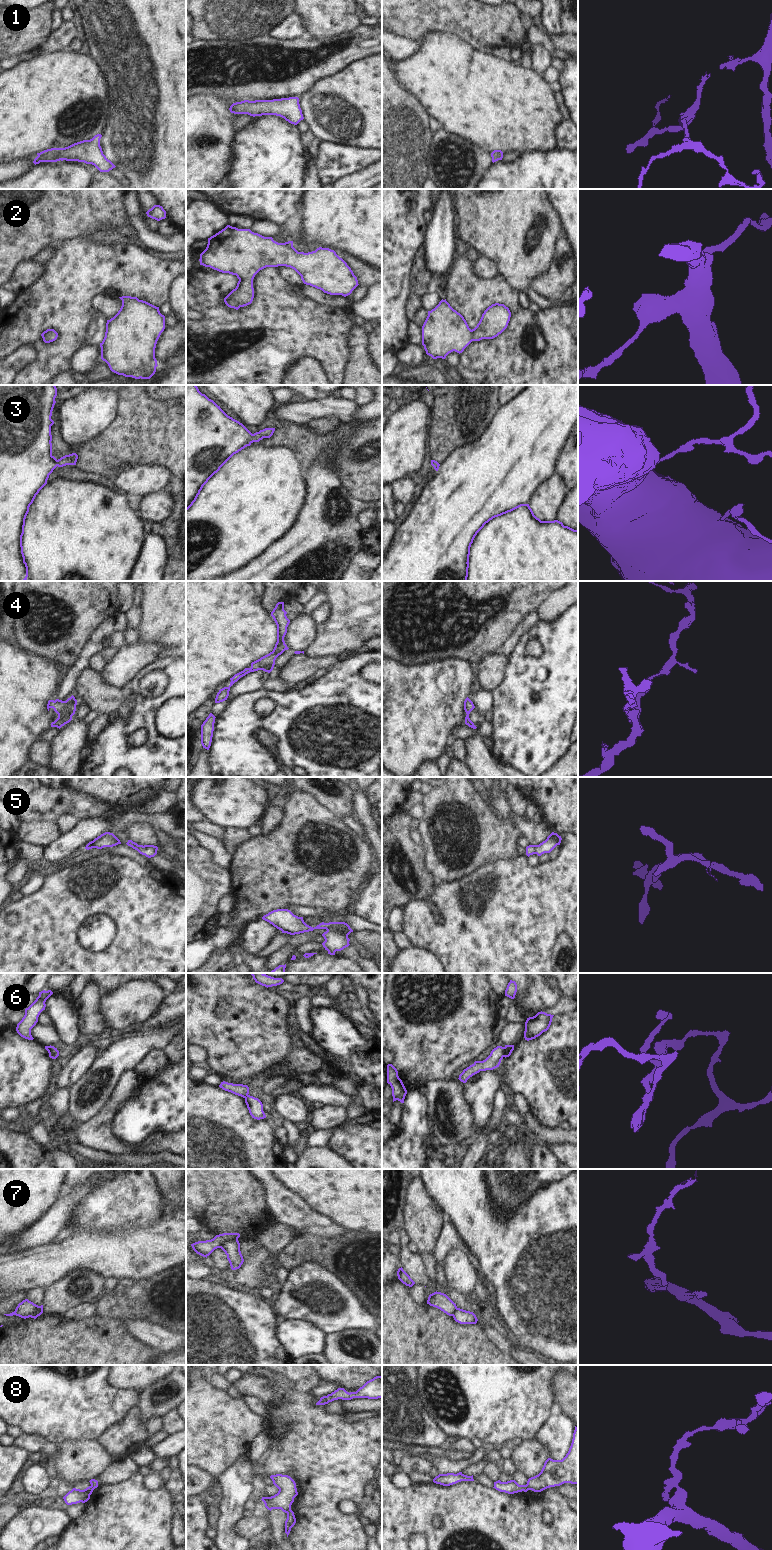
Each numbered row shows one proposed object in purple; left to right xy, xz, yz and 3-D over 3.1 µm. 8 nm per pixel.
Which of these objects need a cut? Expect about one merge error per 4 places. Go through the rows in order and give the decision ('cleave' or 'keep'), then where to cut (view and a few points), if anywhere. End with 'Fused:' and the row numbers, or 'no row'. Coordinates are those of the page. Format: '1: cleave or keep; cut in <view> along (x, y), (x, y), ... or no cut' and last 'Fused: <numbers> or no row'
1: keep; no cut
2: keep; no cut
3: keep; no cut
4: keep; no cut
5: keep; no cut
6: cleave; cut in yz along (505, 1047), (503, 1056)
7: cleave; cut in xz along (237, 1239), (225, 1240), (218, 1247)
8: cleave; cut in yz along (525, 1485), (529, 1489)
Fused: 6, 7, 8

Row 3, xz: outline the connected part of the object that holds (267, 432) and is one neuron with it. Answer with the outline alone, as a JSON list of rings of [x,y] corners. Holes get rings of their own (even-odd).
[[[186,385],[186,511],[196,501],[203,486],[236,453],[253,442],[270,438],[275,428],[252,434],[242,423],[228,416],[213,400],[202,394],[196,385]]]

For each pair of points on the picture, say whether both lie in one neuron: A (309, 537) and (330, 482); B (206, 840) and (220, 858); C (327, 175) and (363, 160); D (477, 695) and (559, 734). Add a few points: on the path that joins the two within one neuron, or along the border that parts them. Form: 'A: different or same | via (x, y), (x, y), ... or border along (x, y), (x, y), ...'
A: same | via (320, 523), (323, 496)
B: same | via (211, 844), (220, 853)
C: same | via (336, 166), (342, 160), (354, 160)
D: different | border along (493, 691), (493, 706), (491, 708)

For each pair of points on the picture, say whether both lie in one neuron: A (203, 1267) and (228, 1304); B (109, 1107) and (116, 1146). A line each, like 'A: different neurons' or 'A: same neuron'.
A: different neurons
B: same neuron

